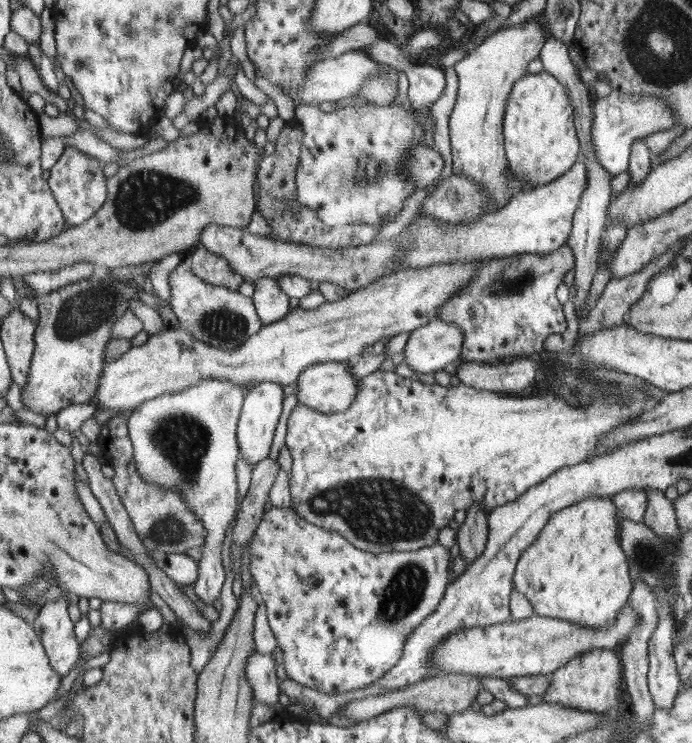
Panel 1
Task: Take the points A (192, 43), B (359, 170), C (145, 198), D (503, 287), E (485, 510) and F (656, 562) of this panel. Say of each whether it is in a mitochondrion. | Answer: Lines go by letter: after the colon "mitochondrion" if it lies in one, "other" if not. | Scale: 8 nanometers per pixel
A: other
B: mitochondrion
C: mitochondrion
D: mitochondrion
E: other
F: mitochondrion

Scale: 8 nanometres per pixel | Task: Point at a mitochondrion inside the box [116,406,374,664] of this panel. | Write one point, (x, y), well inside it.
(181, 440)

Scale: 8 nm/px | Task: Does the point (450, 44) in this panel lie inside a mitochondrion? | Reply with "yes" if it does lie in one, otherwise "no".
no

